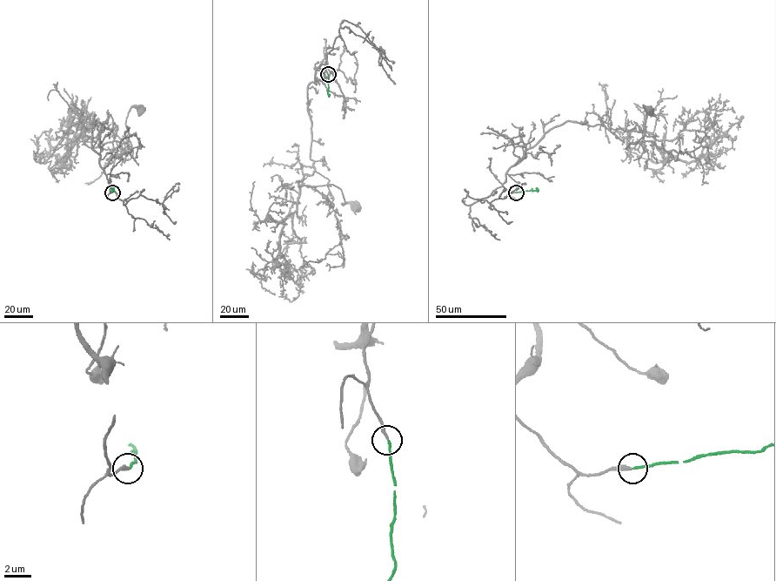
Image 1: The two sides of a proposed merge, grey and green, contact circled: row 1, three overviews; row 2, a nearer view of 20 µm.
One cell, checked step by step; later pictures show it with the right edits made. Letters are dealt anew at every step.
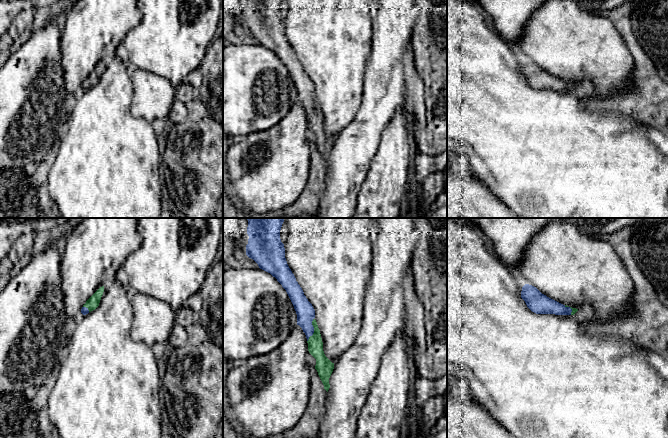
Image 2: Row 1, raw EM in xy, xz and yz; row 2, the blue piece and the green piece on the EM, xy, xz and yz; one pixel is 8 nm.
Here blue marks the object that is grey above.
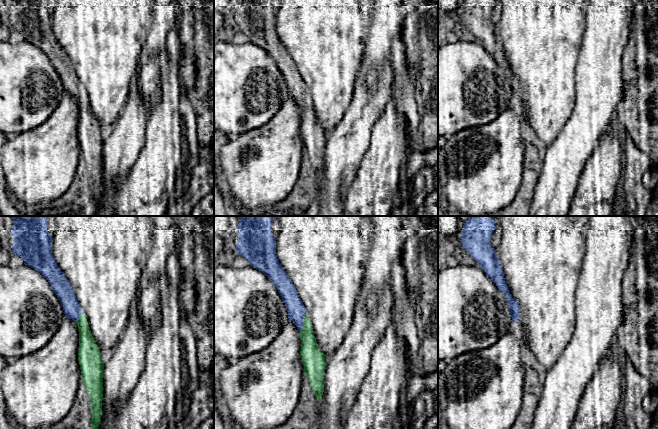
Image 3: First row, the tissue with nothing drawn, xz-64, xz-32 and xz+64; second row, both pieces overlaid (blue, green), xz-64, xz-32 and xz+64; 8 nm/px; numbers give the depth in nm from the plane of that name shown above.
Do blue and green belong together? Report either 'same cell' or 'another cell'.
same cell

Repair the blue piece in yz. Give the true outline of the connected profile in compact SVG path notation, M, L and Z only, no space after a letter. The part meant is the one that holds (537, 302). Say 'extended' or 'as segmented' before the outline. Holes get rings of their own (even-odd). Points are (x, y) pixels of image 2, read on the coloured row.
extended; M529 284L522 287L521 298L527 307L536 314L574 315L578 311L576 308L563 305L547 297Z

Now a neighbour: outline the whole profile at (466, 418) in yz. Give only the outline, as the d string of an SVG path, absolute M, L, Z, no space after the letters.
M447 376L447 438L515 438L475 402L467 382Z

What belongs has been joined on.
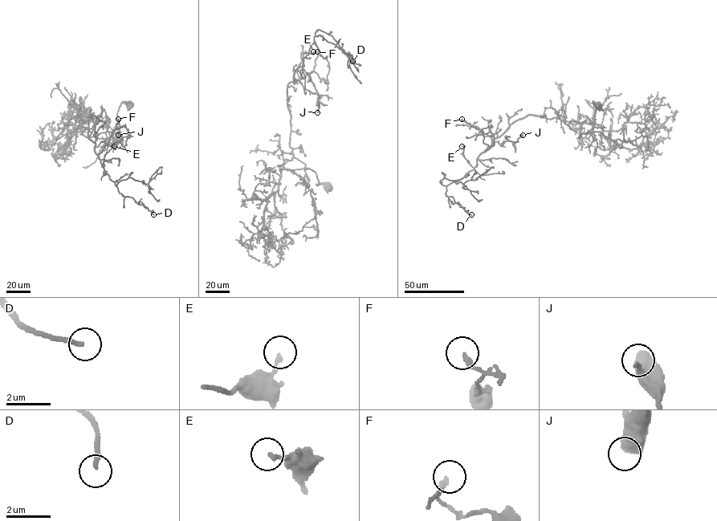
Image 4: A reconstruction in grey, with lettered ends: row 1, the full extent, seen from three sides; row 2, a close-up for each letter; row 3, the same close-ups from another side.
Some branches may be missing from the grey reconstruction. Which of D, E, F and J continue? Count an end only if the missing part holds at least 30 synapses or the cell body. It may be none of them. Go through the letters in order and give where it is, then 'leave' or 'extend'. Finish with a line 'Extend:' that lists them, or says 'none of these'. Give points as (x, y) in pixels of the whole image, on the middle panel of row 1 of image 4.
D: at (352, 61); extend
E: at (313, 51); leave
F: at (317, 51); leave
J: at (317, 112); leave
Extend: D

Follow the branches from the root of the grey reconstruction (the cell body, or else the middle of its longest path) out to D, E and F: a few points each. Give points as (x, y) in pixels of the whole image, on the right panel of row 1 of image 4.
D: (598, 105), (579, 138), (556, 117), (527, 115), (493, 139), (446, 185), (471, 214)
E: (598, 105), (593, 126), (579, 138), (578, 129), (556, 117), (527, 115), (493, 139), (474, 168), (462, 146)
F: (598, 105), (579, 138), (556, 117), (527, 115), (480, 154), (482, 132), (462, 119)

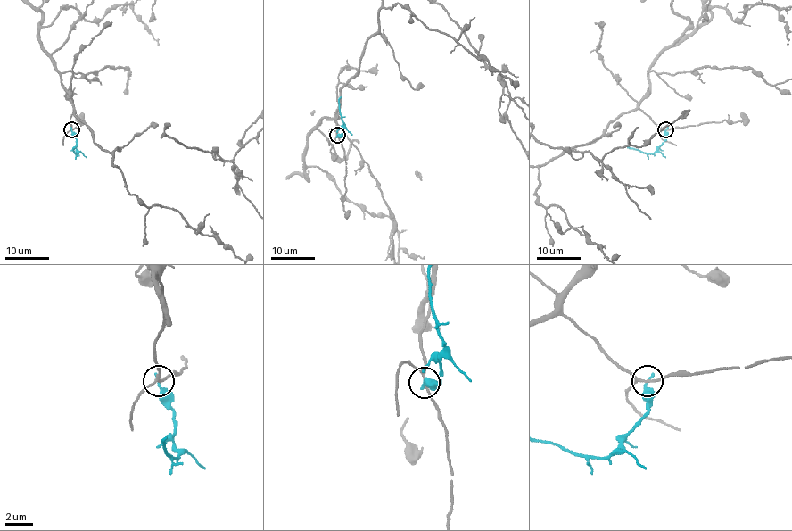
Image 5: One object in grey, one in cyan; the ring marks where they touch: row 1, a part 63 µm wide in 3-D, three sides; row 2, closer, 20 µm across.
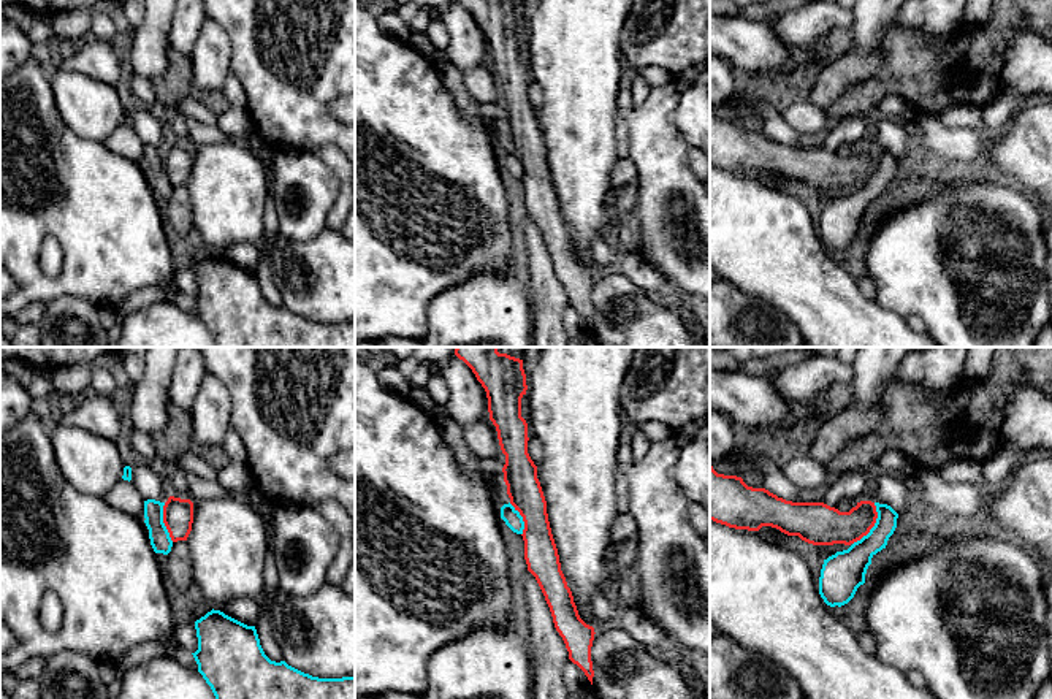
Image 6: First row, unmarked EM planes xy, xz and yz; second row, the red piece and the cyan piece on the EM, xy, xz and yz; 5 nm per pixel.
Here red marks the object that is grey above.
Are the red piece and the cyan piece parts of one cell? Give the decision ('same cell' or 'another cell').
another cell

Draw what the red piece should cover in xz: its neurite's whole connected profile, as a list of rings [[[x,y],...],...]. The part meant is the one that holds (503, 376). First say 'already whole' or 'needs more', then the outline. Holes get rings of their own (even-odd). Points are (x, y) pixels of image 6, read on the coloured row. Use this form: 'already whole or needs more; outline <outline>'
already whole; outline [[[456,347],[455,355],[472,369],[486,392],[490,420],[496,426],[505,455],[502,472],[507,495],[524,521],[521,536],[528,571],[545,596],[569,659],[593,685],[591,647],[596,632],[580,618],[561,571],[537,466],[528,453],[528,423],[521,417],[521,398],[528,390],[523,360],[499,353],[497,347]]]

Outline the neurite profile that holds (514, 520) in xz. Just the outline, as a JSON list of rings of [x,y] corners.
[[[509,502],[501,507],[501,518],[516,534],[523,534],[524,521],[520,512]]]

